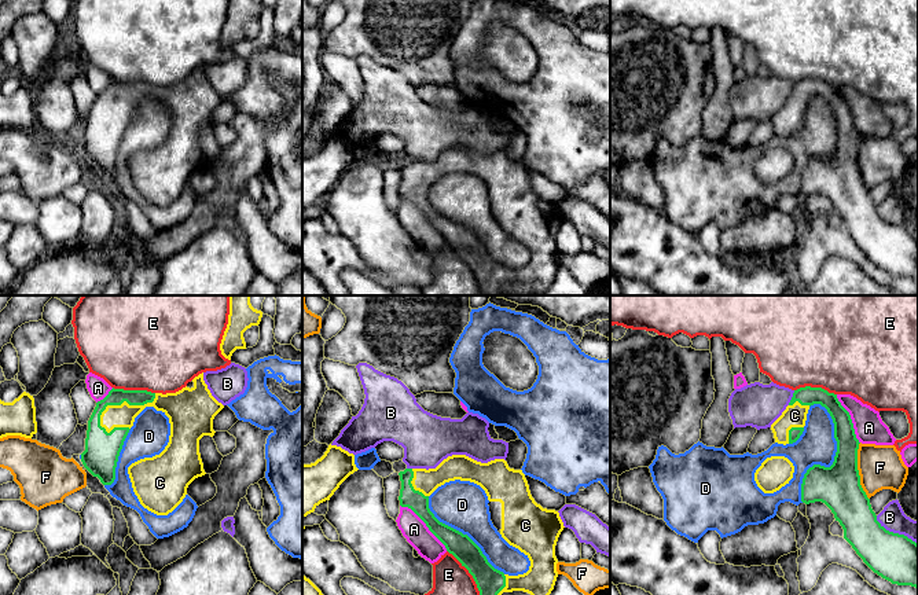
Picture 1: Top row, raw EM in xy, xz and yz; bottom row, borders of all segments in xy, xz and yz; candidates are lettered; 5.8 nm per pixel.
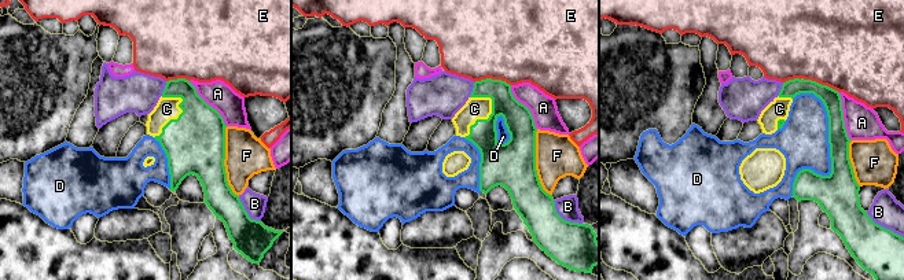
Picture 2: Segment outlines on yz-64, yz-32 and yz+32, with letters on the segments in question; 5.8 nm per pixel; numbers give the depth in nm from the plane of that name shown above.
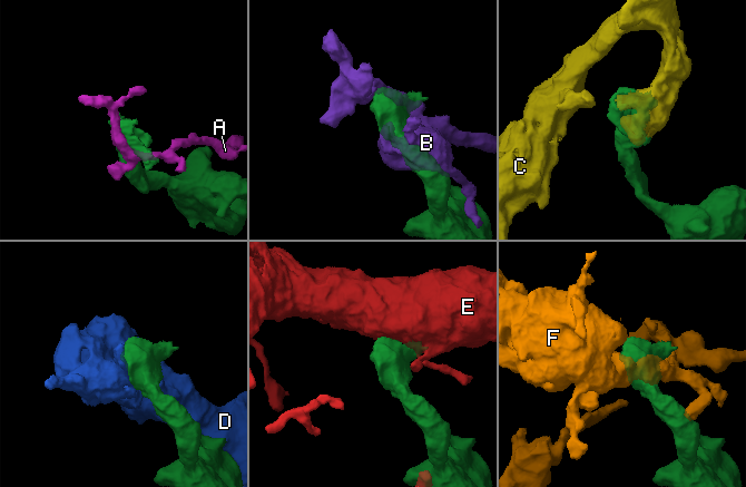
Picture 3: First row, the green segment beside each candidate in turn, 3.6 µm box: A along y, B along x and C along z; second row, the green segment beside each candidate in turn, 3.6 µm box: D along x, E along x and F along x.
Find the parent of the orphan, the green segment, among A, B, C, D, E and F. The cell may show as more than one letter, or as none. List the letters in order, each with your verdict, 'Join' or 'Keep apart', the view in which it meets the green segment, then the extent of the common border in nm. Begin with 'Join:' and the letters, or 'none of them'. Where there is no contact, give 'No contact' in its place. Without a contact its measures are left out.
Join: C
A: Keep apart. Touches green in xz. Shared border 380 nm
B: Keep apart. Touches green in yz. Shared border 300 nm
C: Join. Touches green in xy. Shared border 380 nm
D: Keep apart. Touches green in yz. Shared border 600 nm
E: Keep apart. Touches green in xz. Shared border 320 nm
F: Keep apart. Touches green in yz. Shared border 340 nm

